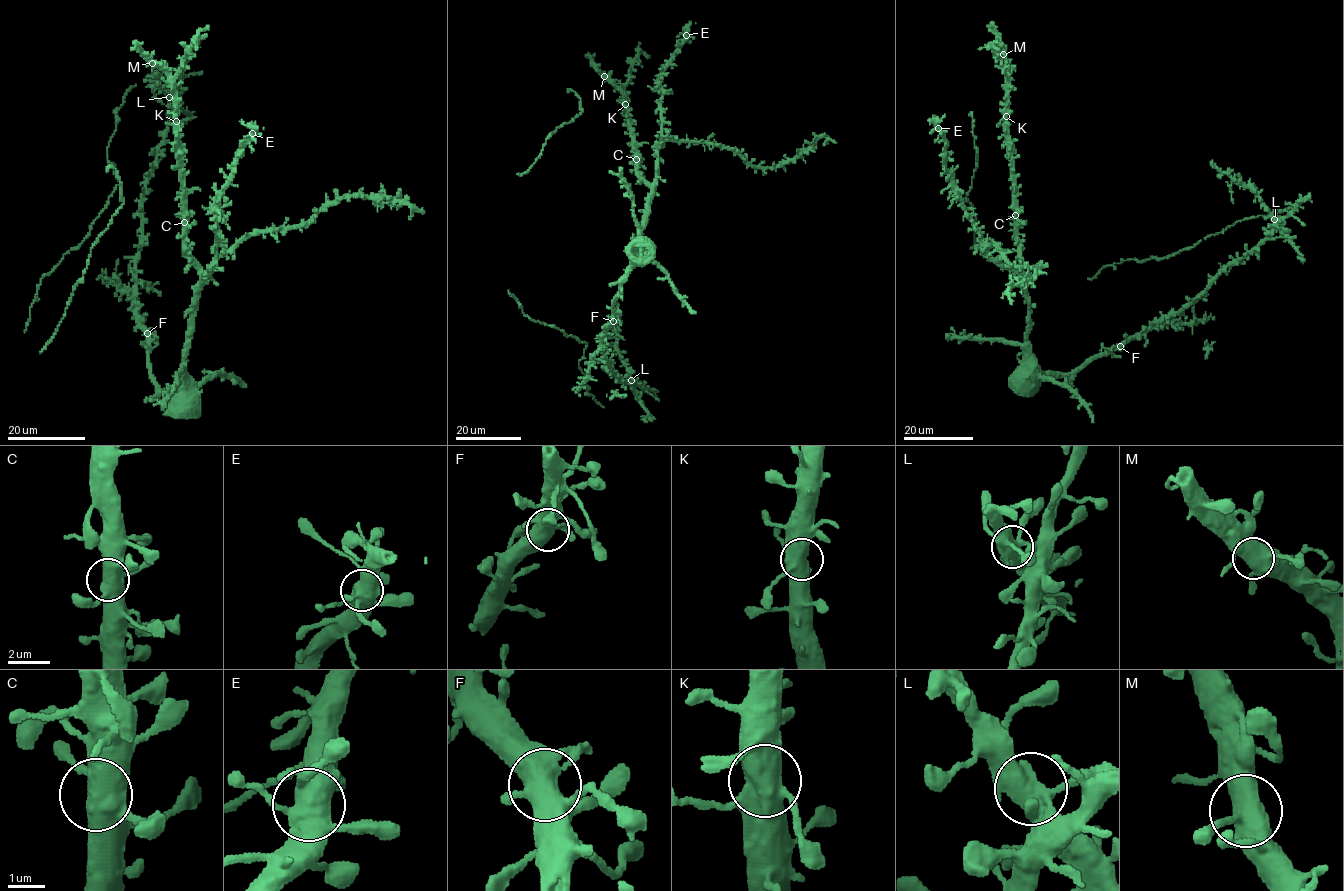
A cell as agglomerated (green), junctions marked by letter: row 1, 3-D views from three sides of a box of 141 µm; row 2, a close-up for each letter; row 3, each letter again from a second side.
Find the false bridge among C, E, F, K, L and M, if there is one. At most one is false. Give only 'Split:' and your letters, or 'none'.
Split: L

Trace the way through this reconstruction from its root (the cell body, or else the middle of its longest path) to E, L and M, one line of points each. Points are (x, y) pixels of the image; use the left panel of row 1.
E: (196, 406), (185, 379), (190, 305), (215, 256), (217, 192), (252, 133)
L: (196, 406), (159, 389), (149, 365), (148, 338), (136, 313), (140, 198), (171, 117), (169, 97)
M: (196, 406), (185, 379), (185, 367), (199, 264), (188, 254), (185, 240), (185, 182), (174, 80), (152, 63)

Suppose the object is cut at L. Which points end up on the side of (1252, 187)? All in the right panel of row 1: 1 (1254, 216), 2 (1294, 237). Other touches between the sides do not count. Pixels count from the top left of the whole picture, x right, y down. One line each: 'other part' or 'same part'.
1: other part
2: same part

